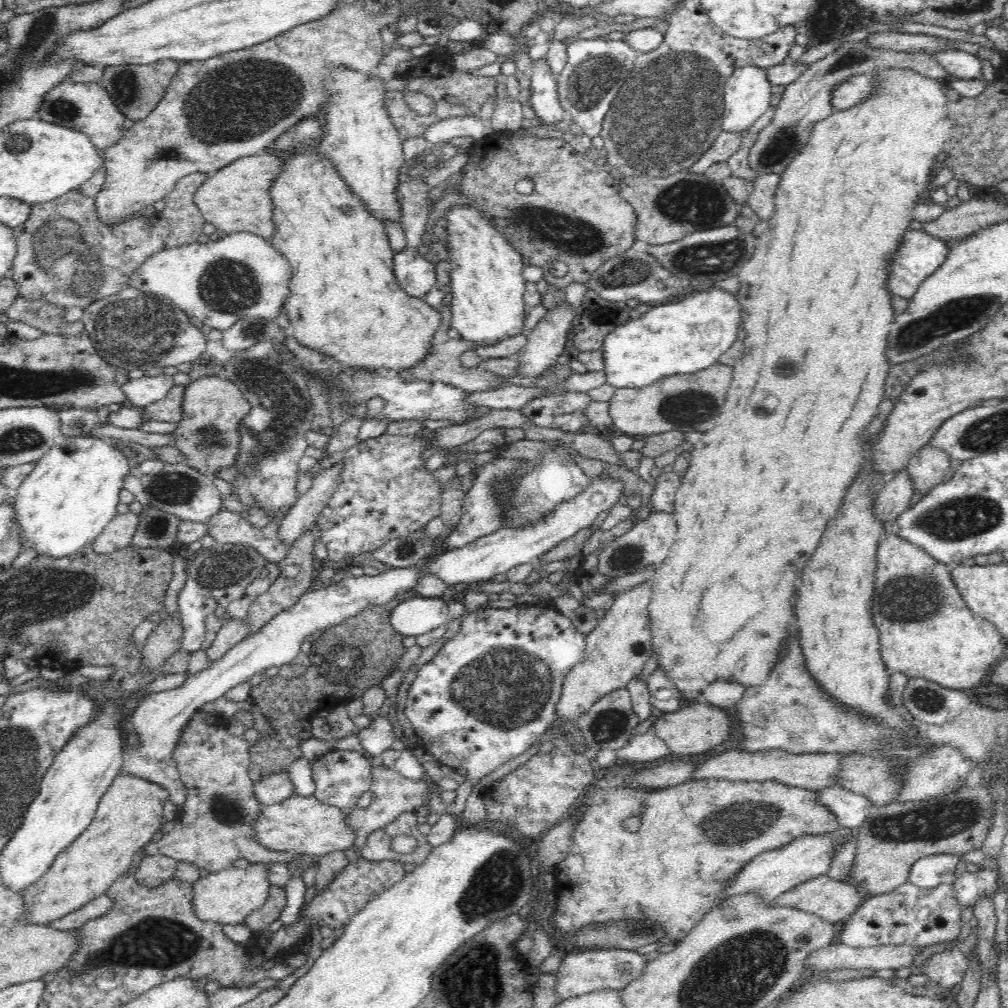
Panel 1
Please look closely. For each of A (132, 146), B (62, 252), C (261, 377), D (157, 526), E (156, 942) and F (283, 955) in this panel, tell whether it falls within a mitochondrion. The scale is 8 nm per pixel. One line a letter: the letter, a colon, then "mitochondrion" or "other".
A: other
B: mitochondrion
C: mitochondrion
D: mitochondrion
E: mitochondrion
F: other

